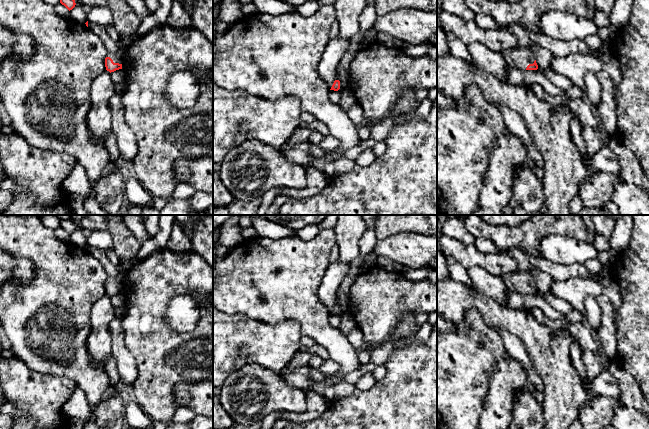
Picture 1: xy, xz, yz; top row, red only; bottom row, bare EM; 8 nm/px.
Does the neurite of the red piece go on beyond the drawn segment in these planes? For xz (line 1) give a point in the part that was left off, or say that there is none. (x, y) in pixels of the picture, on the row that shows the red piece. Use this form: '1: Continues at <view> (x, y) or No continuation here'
1: No continuation here

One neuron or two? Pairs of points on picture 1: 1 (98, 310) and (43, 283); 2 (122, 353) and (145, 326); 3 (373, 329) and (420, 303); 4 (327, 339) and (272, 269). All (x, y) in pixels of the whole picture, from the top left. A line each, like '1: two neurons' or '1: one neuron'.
1: two neurons
2: two neurons
3: one neuron
4: one neuron

